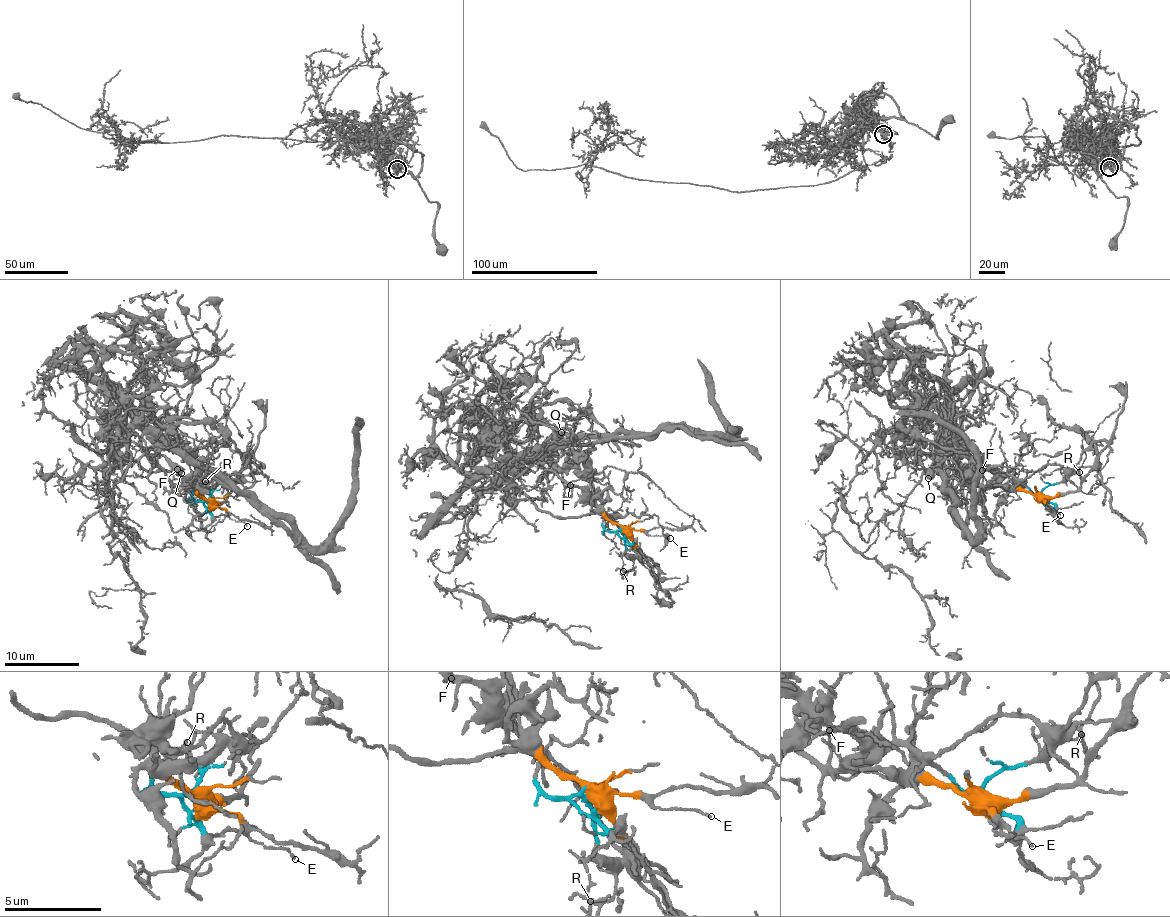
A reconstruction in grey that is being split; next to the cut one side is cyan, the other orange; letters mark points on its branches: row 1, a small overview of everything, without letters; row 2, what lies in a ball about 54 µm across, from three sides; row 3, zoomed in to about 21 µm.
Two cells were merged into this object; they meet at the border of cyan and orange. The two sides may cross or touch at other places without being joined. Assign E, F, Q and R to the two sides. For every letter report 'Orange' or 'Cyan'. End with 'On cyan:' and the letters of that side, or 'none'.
E: Orange
F: Cyan
Q: Orange
R: Cyan
On cyan: F, R

